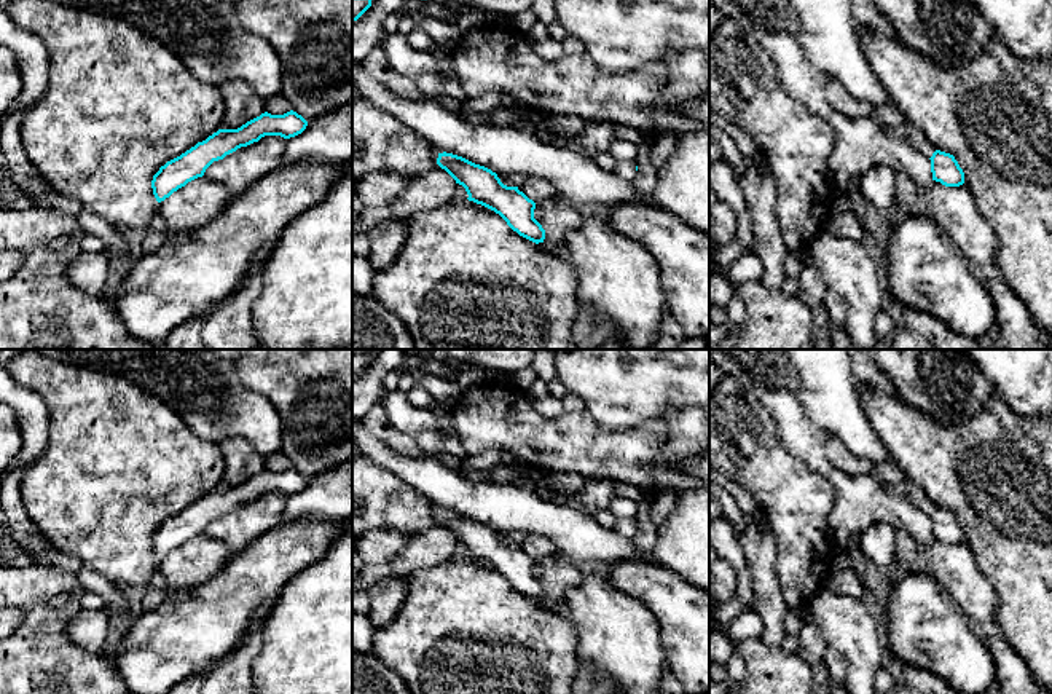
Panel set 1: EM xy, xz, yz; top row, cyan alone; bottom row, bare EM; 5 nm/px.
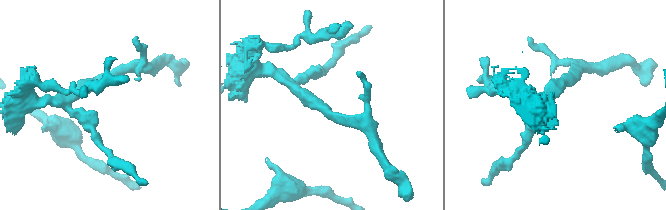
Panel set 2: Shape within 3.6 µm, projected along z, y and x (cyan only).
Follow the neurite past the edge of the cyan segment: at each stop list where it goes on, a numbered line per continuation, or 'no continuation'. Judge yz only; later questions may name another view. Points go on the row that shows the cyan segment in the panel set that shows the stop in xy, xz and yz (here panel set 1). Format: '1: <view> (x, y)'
no continuation

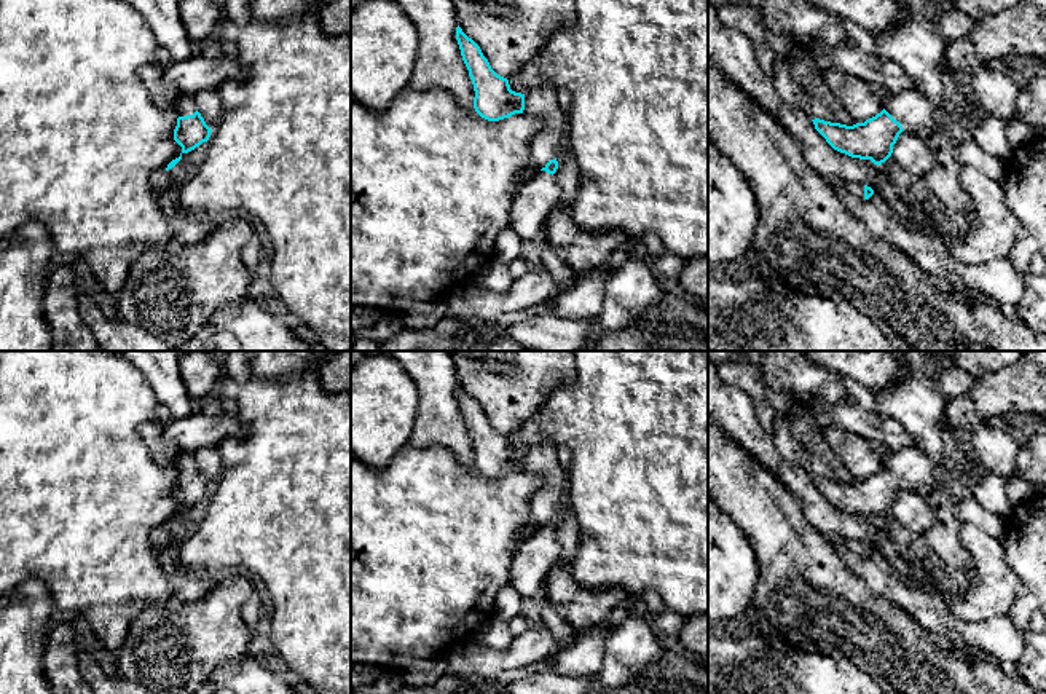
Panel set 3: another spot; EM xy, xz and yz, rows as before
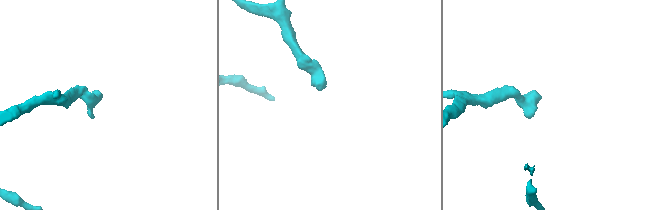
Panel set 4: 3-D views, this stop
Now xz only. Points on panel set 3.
1: xz (534, 200)

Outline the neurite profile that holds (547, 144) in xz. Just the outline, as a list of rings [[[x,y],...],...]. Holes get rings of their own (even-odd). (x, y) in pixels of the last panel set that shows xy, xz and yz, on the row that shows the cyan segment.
[[[550,85],[526,93],[523,112],[541,116],[547,124],[529,145],[531,168],[528,175],[533,177],[561,153],[566,137],[566,116],[560,112],[556,89]]]

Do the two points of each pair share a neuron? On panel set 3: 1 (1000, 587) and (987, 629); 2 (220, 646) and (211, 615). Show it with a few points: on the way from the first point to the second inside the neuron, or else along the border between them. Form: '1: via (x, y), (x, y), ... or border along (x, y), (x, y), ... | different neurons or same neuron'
1: border along (979, 613), (1006, 616) | different neurons
2: via (217, 638), (211, 632), (211, 623) | same neuron

